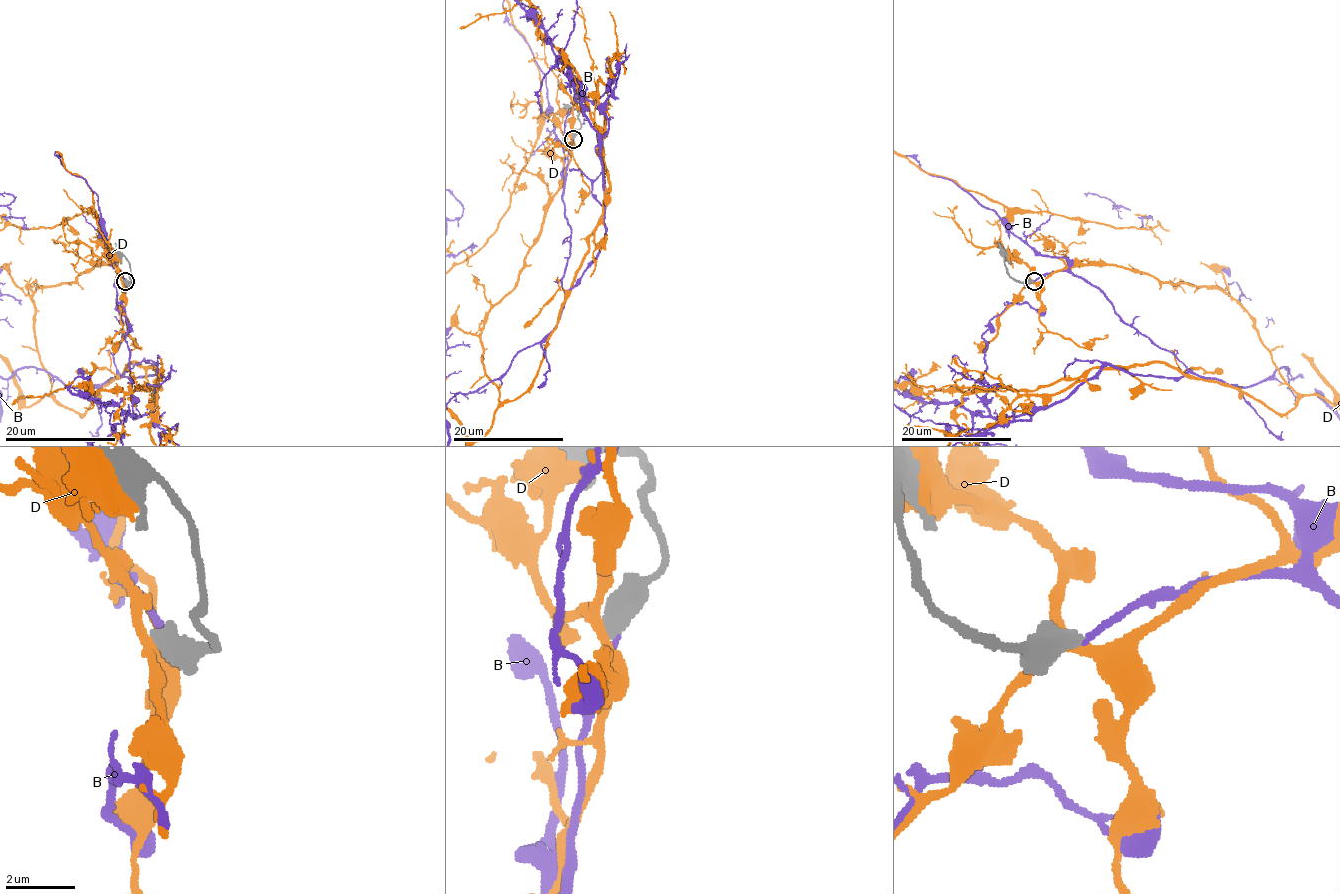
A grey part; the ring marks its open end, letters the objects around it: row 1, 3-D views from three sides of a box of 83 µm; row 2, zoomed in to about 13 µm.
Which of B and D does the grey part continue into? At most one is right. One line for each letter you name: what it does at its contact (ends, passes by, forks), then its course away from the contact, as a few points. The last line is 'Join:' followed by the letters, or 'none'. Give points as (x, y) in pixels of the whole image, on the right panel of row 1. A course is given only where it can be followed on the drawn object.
B: it ends
Join: B

